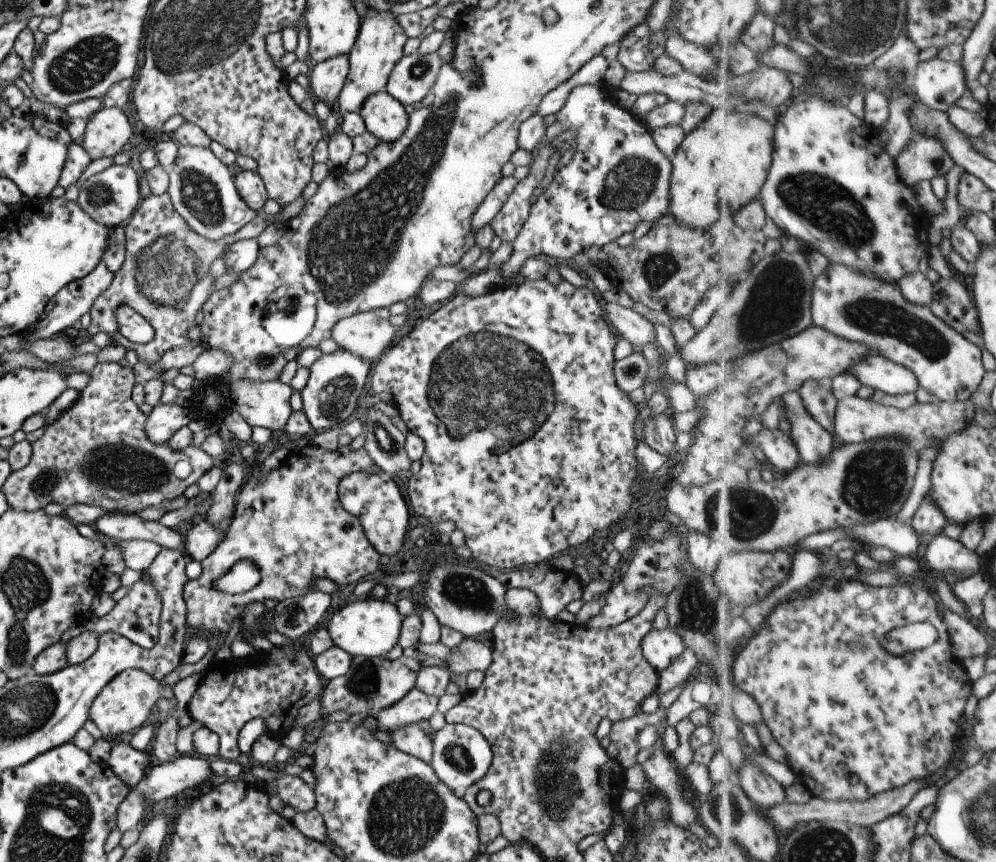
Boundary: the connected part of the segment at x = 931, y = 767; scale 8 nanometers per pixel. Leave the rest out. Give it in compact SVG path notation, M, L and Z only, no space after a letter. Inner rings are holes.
M918 578L918 580L910 582L910 584L900 580L889 587L874 587L858 580L842 584L839 590L818 584L814 584L810 588L815 591L815 594L810 594L806 598L793 598L786 603L782 603L773 610L766 623L758 631L744 635L738 645L734 665L735 682L738 684L738 688L744 688L744 690L748 691L748 694L752 694L760 702L760 706L764 710L764 716L766 716L766 723L771 729L775 740L785 749L788 763L794 772L816 797L827 801L858 800L860 802L872 800L872 798L883 795L885 792L895 788L906 787L907 784L914 782L914 780L928 778L938 768L950 764L954 754L956 754L956 738L960 734L960 720L962 720L962 716L966 712L966 706L968 706L968 700L972 696L973 681L964 669L962 661L956 656L955 648L952 647L952 642L950 642L951 632L945 620L944 608L936 593L926 588L926 582L922 578ZM926 621L933 622L941 634L940 641L936 644L924 650L916 650L916 652L906 654L906 656L890 654L884 648L882 642L893 630L912 623ZM858 640L868 644L866 652L854 652L852 650L850 644L854 644Z

